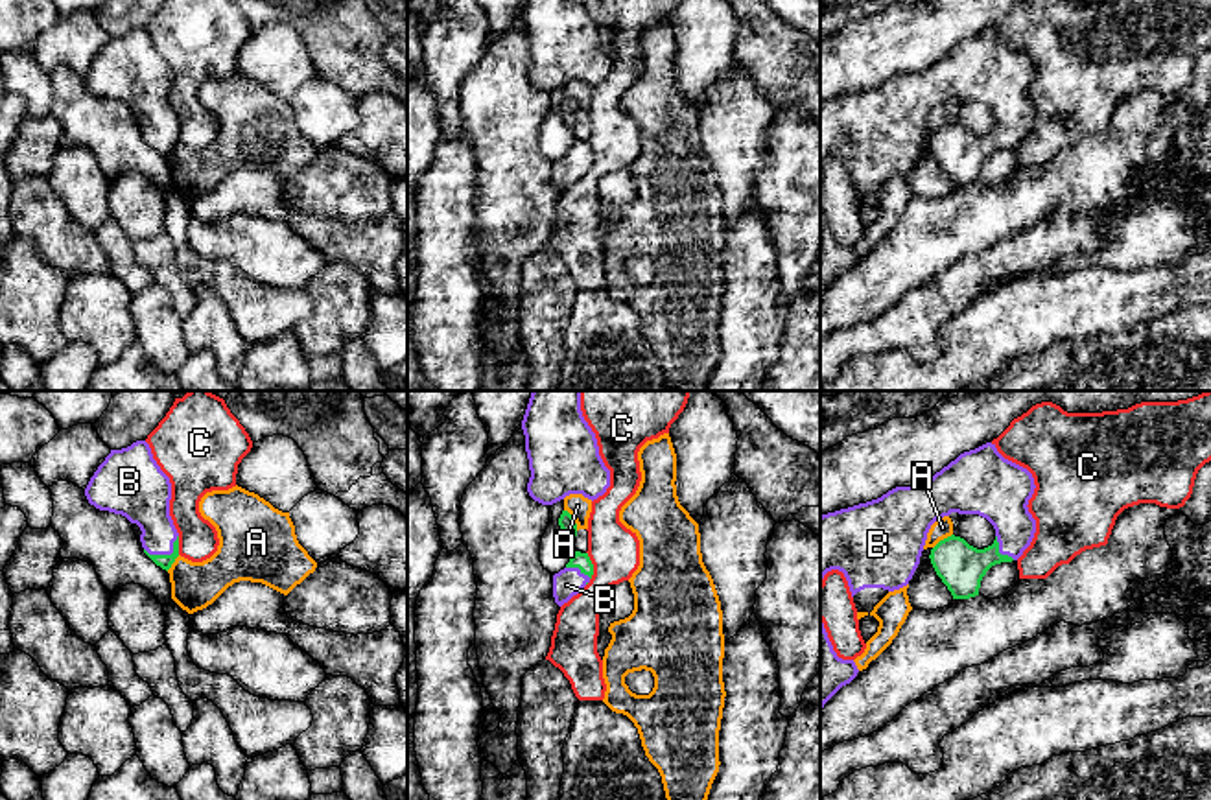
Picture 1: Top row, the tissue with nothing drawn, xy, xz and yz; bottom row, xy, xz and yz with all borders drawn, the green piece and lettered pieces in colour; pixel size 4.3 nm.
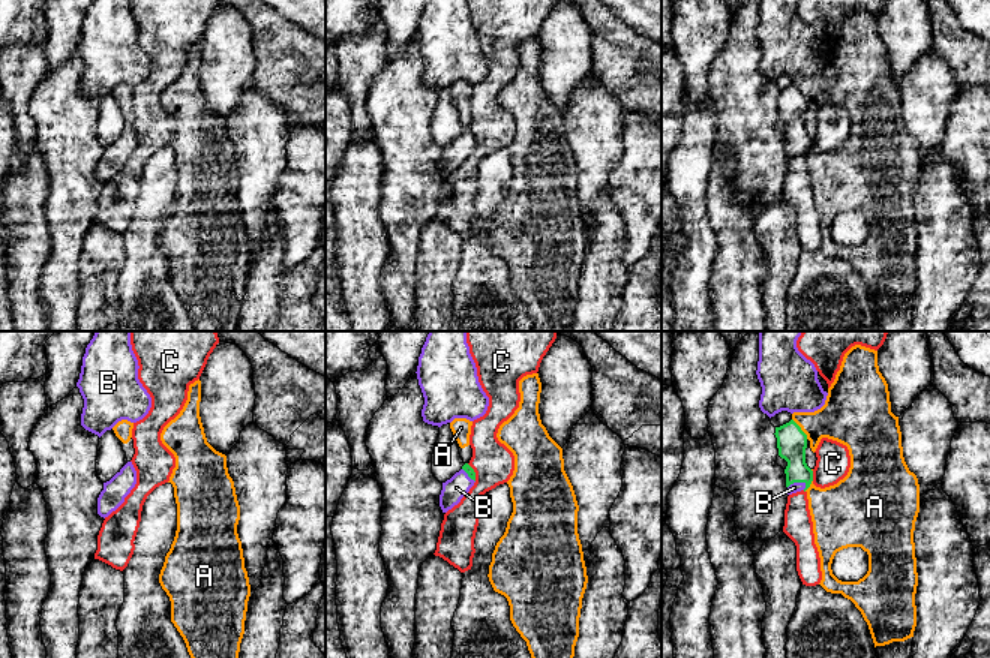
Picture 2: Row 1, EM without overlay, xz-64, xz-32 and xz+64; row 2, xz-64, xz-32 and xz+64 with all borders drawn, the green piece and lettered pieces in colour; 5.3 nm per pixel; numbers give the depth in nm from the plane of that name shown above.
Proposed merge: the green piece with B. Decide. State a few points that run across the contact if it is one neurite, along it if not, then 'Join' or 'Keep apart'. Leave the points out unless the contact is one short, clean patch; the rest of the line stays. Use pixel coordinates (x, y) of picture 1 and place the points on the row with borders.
Line: xy (164, 561), (166, 555), (146, 502). Join

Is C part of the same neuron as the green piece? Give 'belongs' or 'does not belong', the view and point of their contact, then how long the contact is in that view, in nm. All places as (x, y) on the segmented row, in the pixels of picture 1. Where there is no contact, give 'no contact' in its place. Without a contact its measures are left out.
does not belong; contact xz (592, 566); length 130 nm

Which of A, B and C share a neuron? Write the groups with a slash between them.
A / B / C

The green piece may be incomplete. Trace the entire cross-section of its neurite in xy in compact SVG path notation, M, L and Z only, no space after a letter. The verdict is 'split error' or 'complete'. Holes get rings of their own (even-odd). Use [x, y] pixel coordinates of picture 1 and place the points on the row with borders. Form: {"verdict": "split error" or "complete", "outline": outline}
{"verdict": "split error", "outline": "M146 441L111 450L90 477L85 496L96 509L136 524L144 553L162 570L171 568L179 557L179 533L170 516L171 483Z"}

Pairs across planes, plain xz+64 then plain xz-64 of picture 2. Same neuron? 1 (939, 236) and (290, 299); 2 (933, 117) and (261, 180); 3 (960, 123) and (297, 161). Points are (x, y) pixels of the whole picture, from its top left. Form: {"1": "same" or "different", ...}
{"1": "different", "2": "same", "3": "same"}

